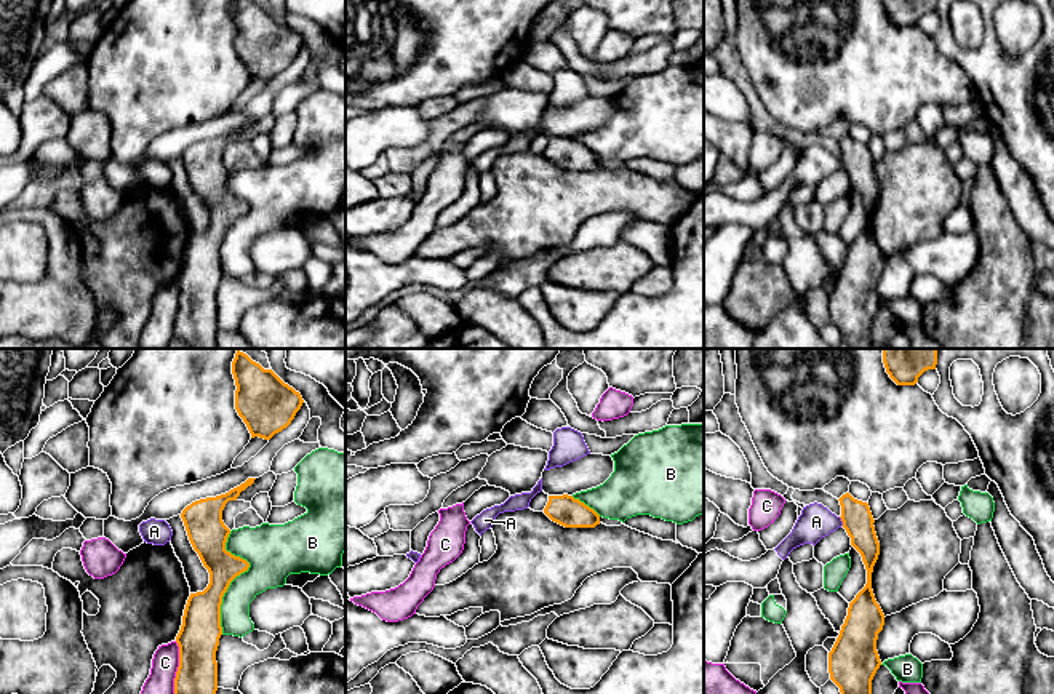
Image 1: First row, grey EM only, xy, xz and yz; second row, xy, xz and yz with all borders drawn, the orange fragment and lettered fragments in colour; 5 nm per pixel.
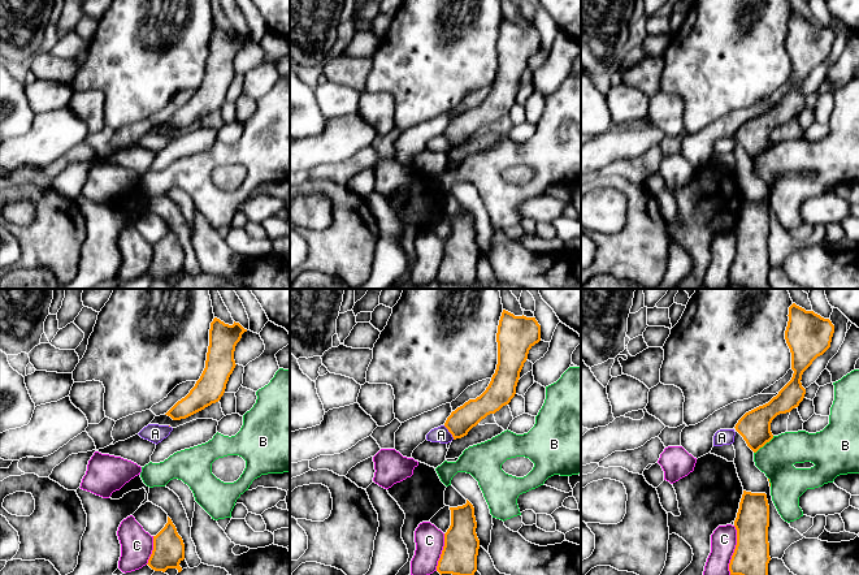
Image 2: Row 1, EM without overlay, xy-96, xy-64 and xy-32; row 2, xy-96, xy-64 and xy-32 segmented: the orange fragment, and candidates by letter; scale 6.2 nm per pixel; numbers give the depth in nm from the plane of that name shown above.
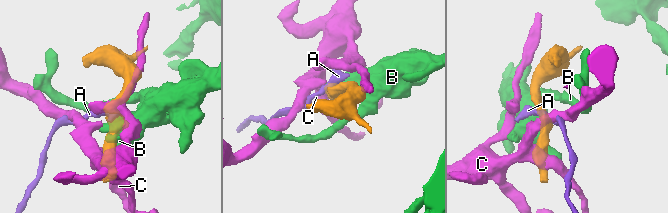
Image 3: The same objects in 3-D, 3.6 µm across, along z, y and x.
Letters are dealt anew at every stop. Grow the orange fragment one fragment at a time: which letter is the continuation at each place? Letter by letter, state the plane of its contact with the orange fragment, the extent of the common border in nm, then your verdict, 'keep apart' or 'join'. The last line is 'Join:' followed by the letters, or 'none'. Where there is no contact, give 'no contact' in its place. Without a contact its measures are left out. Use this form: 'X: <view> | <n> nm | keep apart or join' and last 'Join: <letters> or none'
A: yz | 50 nm | keep apart
B: xy | 500 nm | keep apart
C: xy | 260 nm | keep apart
Join: none

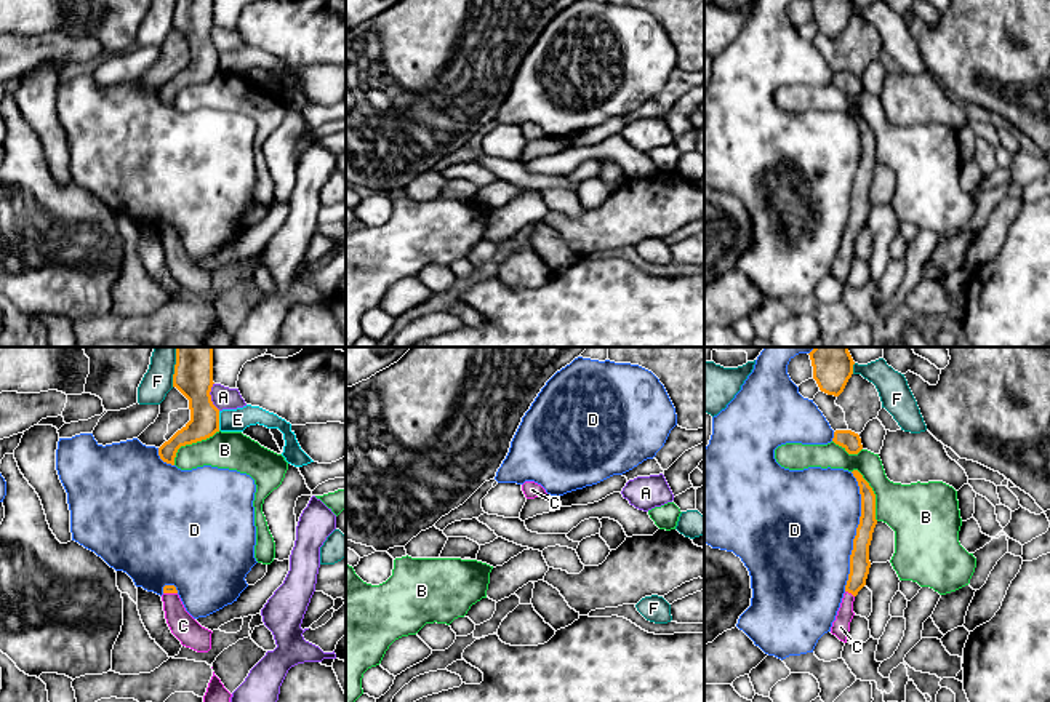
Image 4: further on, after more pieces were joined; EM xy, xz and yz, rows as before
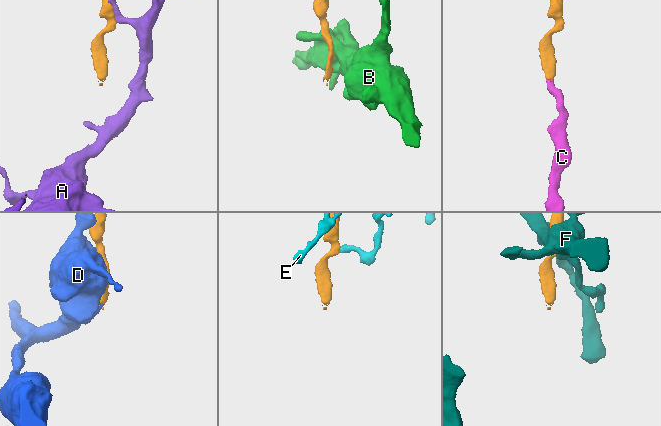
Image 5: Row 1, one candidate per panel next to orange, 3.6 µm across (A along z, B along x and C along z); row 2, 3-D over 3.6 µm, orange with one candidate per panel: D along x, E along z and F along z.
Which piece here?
A: xy | 150 nm | keep apart
B: xy | 300 nm | keep apart
C: yz | 60 nm | join
D: yz | 600 nm | keep apart
E: xy | 100 nm | keep apart
F: xy | 200 nm | keep apart
Join: C

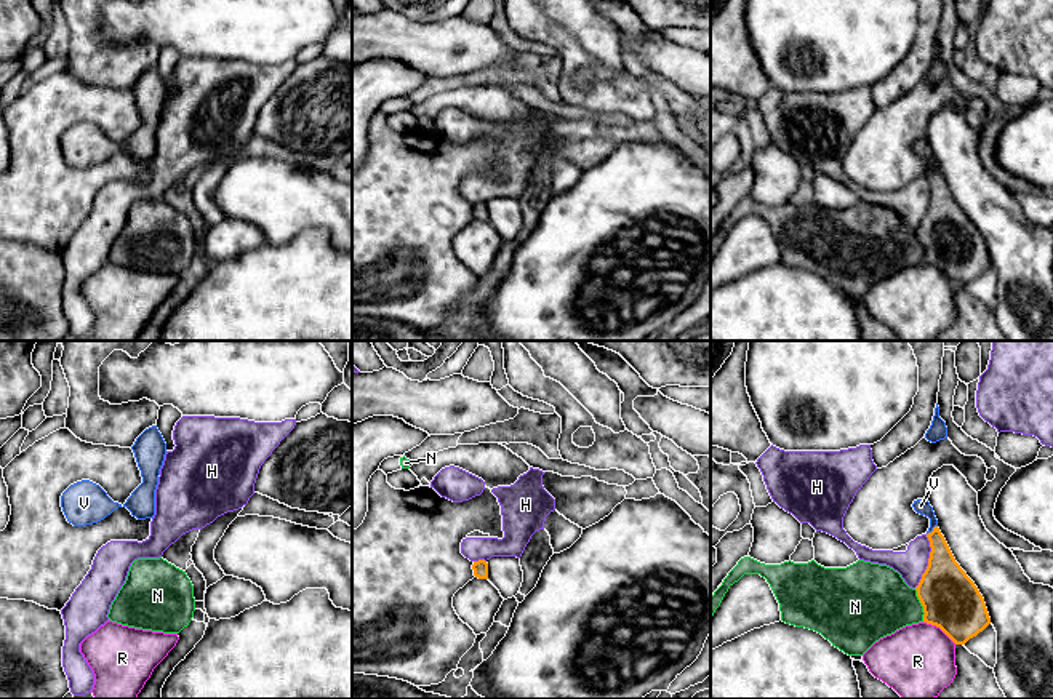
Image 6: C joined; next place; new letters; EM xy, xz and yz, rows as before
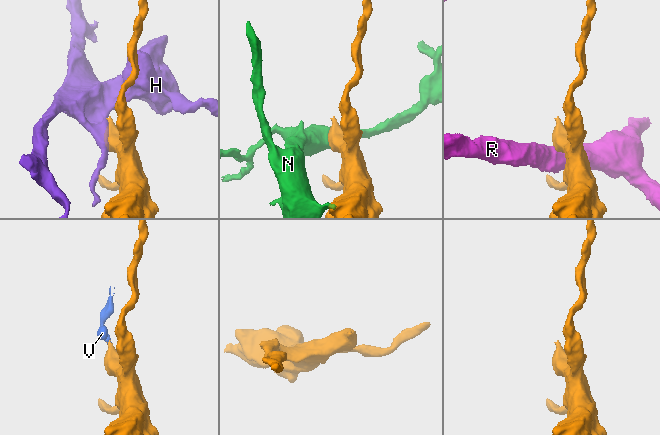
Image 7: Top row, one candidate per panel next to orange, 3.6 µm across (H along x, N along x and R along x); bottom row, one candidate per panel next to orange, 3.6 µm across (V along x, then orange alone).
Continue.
H: yz | 280 nm | keep apart
N: yz | 180 nm | keep apart
R: yz | 200 nm | keep apart
V: yz | 80 nm | join
Join: V

